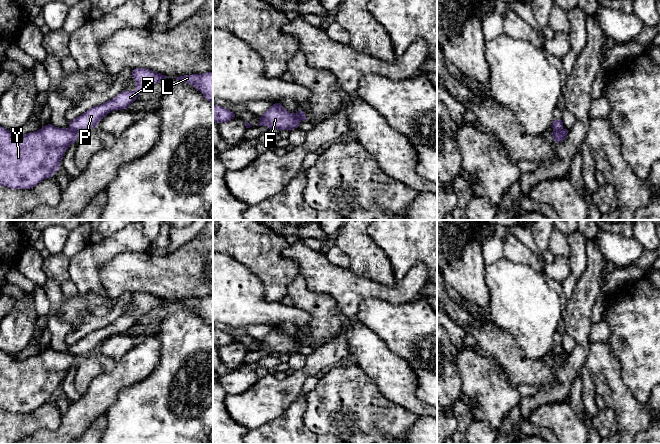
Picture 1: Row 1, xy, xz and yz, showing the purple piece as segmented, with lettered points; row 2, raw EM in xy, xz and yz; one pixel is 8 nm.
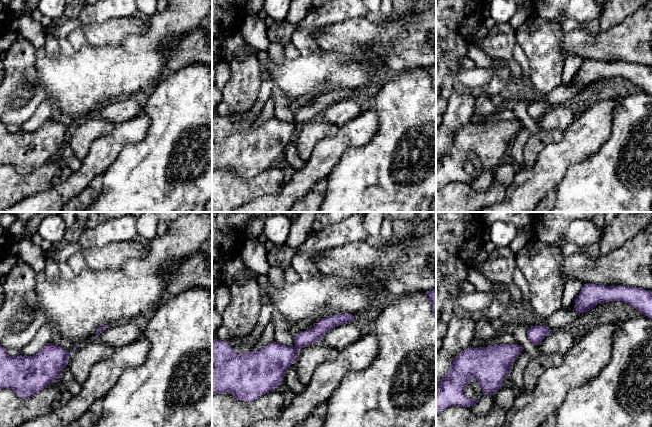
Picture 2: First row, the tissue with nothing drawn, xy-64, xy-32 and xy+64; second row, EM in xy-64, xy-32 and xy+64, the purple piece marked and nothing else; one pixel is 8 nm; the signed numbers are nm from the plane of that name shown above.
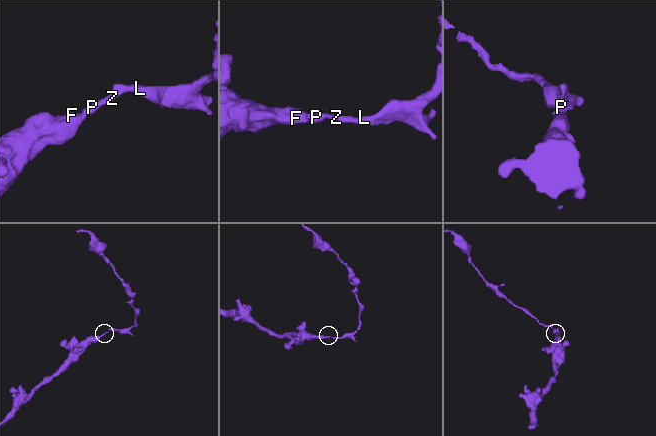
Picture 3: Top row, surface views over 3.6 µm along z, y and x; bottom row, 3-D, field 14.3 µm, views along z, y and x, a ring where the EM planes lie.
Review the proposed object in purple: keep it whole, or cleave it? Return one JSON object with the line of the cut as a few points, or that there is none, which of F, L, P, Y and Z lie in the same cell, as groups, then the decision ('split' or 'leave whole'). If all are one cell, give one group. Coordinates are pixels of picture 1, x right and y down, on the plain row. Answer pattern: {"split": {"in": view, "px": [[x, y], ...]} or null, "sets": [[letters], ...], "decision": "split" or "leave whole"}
{"split": {"in": "xy", "px": [[69, 351], [77, 357]]}, "sets": [["F", "Y"], ["L", "P", "Z"]], "decision": "split"}

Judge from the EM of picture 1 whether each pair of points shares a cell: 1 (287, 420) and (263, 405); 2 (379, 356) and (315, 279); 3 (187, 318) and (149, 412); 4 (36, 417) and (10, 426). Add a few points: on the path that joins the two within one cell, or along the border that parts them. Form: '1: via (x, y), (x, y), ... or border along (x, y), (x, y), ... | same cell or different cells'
1: border along (296, 399), (280, 415), (259, 427) | different cells
2: border along (346, 318), (355, 320) | different cells
3: via (186, 341), (186, 355), (171, 375), (167, 389) | same cell
4: via (30, 423), (16, 426) | same cell

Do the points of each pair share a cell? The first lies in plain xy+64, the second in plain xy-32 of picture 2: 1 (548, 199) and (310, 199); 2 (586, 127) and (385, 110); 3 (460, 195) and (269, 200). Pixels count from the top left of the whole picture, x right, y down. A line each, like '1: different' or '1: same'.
1: same
2: different
3: different

